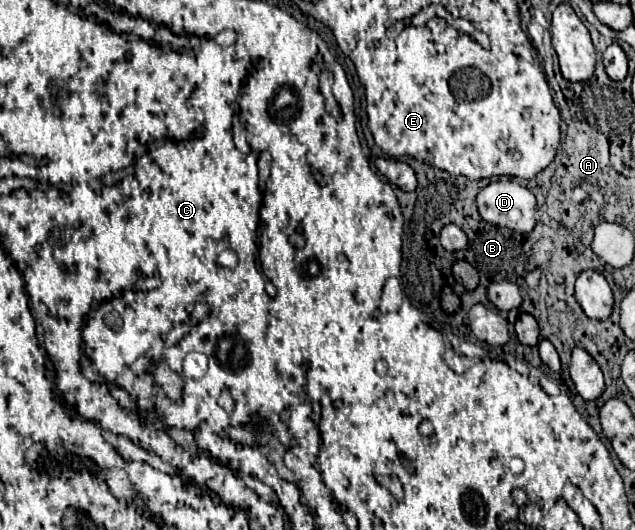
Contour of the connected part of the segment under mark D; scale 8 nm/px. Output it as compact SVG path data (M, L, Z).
M492 180L478 192L478 212L486 222L514 232L532 232L536 224L536 198L516 180Z

